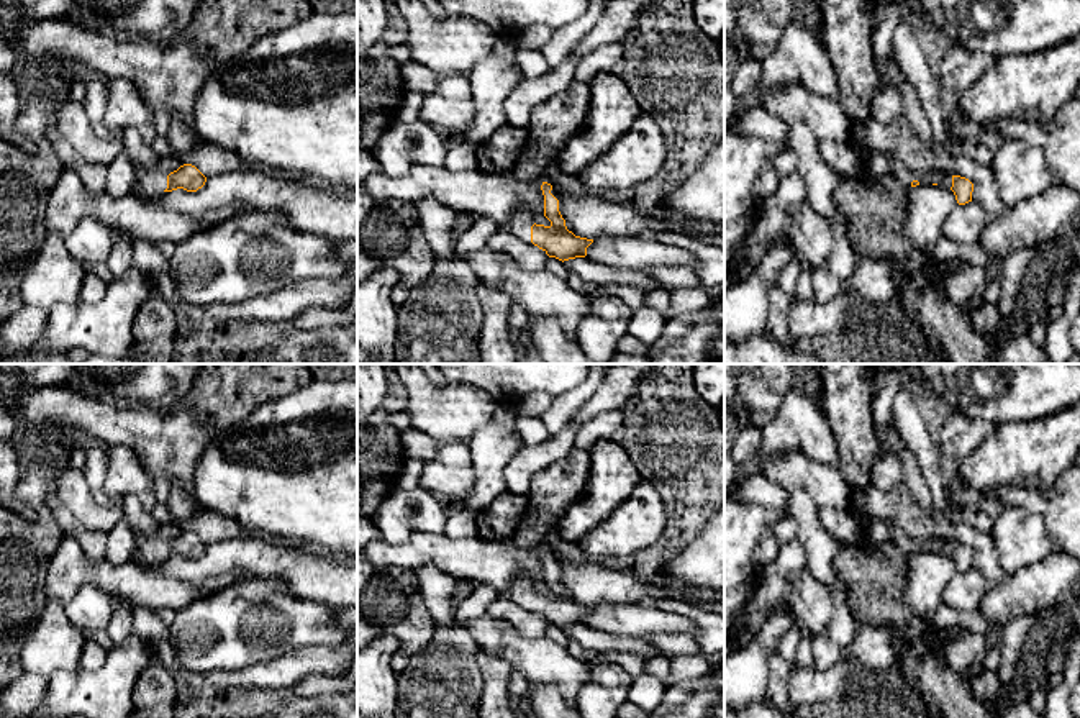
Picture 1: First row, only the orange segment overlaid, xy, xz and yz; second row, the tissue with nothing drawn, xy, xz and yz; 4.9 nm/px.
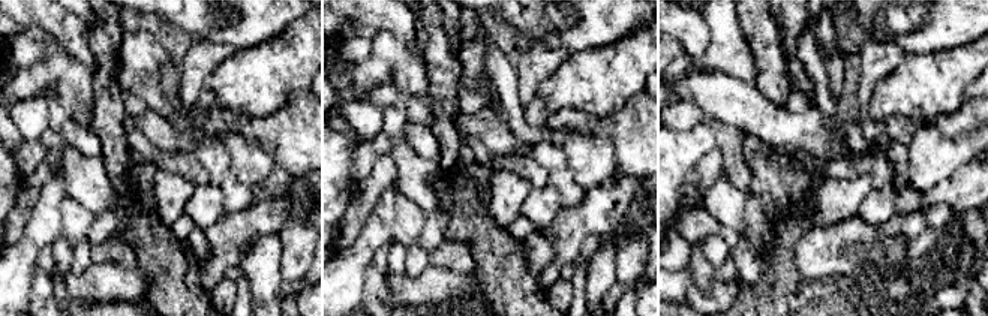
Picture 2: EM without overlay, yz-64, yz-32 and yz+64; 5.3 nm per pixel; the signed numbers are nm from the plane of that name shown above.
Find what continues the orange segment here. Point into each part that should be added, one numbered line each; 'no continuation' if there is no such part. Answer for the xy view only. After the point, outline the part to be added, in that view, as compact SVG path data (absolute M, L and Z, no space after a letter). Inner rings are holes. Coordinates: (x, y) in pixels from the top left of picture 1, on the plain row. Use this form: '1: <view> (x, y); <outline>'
1: xy (151, 549); M139 536L136 541L136 556L151 567L159 567L167 556L167 541L162 536Z

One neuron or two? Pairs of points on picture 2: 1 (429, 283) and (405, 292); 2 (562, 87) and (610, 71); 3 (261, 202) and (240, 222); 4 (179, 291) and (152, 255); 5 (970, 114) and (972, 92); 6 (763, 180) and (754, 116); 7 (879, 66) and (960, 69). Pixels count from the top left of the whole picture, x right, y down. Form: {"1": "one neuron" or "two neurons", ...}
{"1": "one neuron", "2": "one neuron", "3": "one neuron", "4": "one neuron", "5": "two neurons", "6": "two neurons", "7": "two neurons"}

